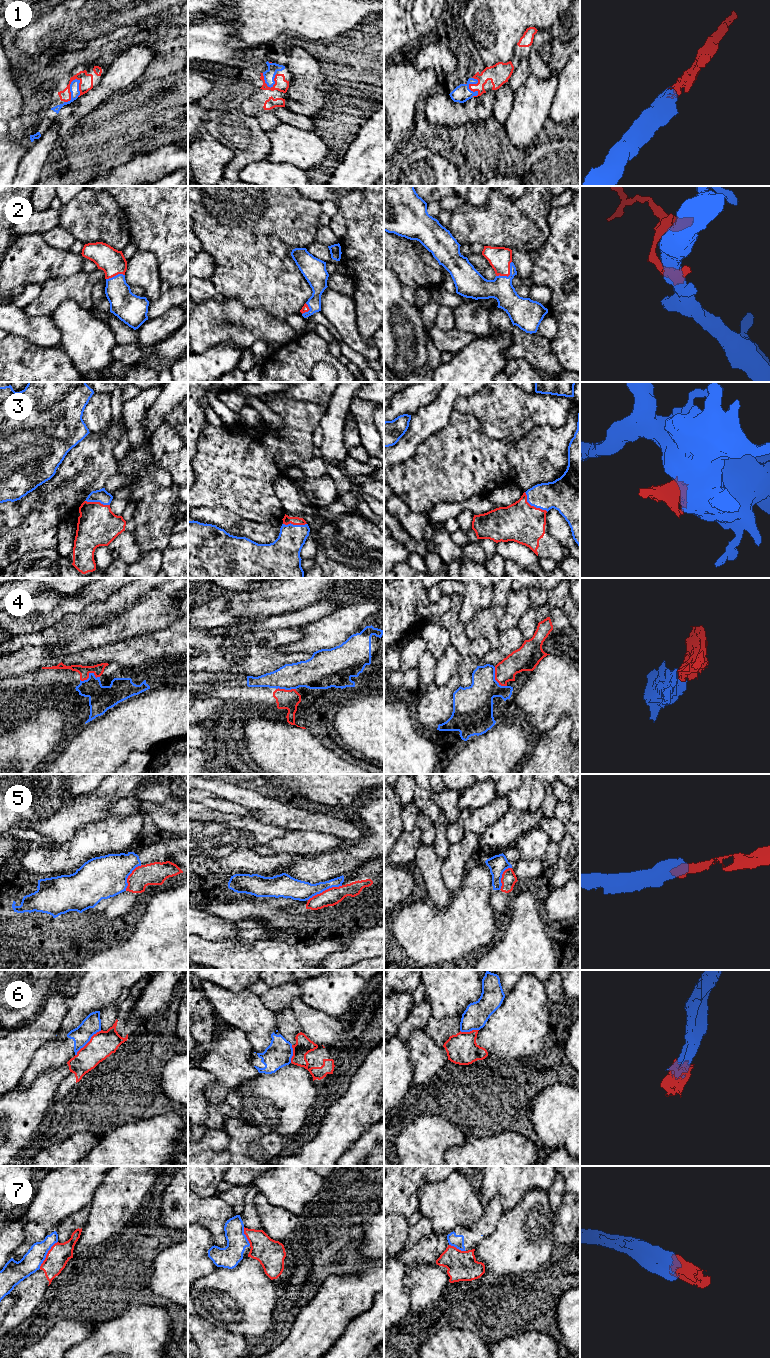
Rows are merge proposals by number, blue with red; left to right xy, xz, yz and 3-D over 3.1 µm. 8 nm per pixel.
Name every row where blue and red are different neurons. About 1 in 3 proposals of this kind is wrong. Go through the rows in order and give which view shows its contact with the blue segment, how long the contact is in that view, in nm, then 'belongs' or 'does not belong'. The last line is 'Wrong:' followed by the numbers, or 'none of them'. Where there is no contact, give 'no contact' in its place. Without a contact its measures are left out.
1: xy | 220 nm | belongs
2: yz | 180 nm | belongs
3: yz | 240 nm | belongs
4: xy | 160 nm | does not belong
5: xz | 300 nm | does not belong
6: xy | 300 nm | does not belong
7: xy | 260 nm | does not belong
Wrong: 4, 5, 6, 7

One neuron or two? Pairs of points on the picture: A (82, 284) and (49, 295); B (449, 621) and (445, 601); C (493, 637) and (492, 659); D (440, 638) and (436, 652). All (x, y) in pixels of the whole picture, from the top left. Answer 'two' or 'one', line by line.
A: one
B: two
C: two
D: one

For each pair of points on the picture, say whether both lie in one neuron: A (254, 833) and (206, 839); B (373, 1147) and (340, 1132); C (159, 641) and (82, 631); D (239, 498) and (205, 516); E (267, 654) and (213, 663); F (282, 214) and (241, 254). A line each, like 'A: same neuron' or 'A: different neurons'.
A: same neuron
B: different neurons
C: different neurons
D: different neurons
E: same neuron
F: same neuron

